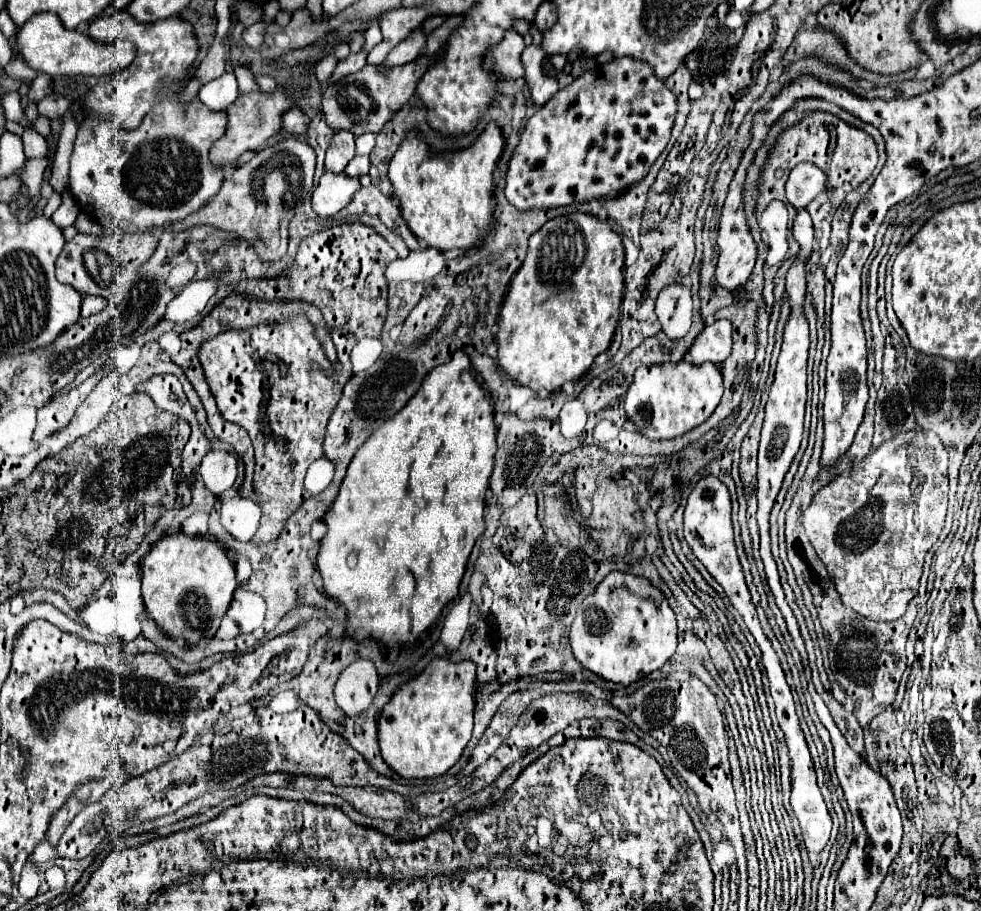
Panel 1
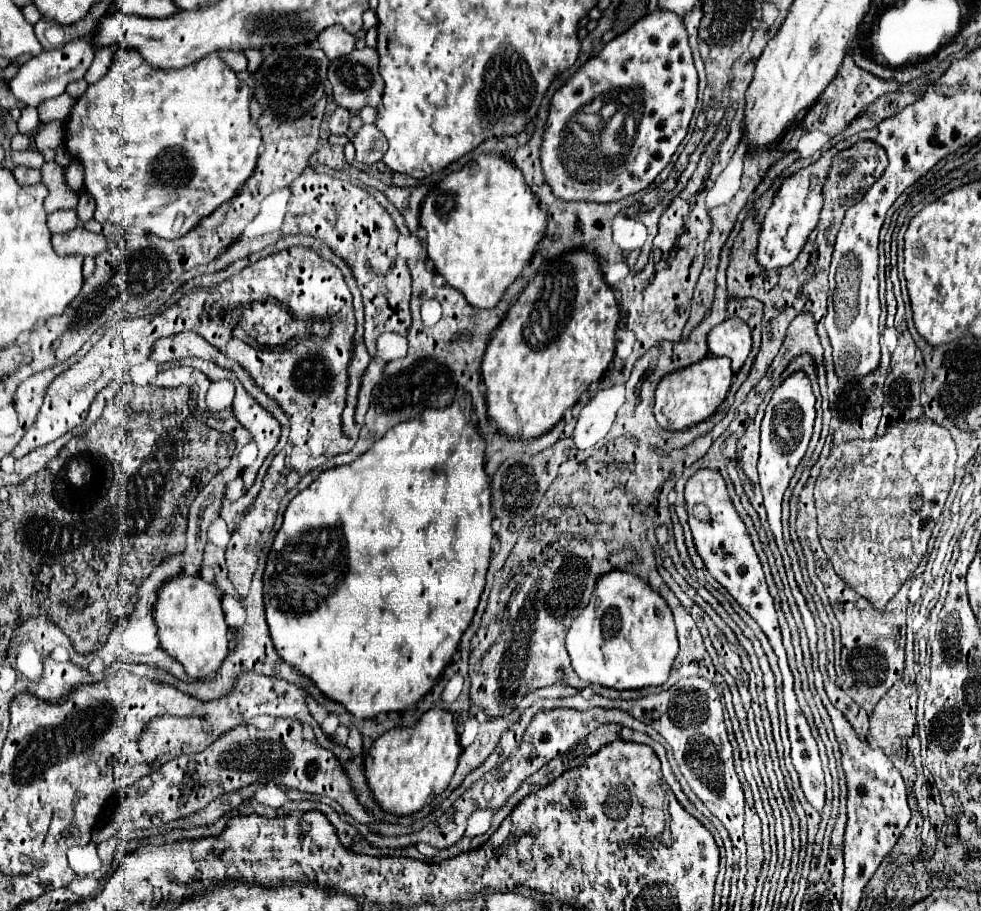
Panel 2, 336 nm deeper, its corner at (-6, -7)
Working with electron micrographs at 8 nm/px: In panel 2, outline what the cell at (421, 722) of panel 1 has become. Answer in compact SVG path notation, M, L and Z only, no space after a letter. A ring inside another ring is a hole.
M433 706L419 716L415 726L395 728L381 734L365 756L365 774L369 788L383 810L397 816L409 816L427 806L449 786L459 756L461 744L453 714Z

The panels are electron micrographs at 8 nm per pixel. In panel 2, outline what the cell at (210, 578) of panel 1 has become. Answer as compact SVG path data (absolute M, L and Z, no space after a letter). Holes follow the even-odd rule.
M179 574L161 586L153 608L153 618L159 630L161 648L185 666L185 672L195 680L209 680L217 674L219 664L227 656L229 638L225 614L221 608L221 592L215 584L205 582L199 574Z

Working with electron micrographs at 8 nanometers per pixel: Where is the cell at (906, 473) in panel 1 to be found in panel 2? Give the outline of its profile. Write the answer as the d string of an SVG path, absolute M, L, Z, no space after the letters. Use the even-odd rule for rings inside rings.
M921 418L893 426L883 438L855 440L833 448L825 460L815 484L821 546L837 576L857 594L867 598L877 610L883 610L899 588L913 578L919 562L923 560L933 526L941 516L953 484L955 458L957 452L951 434L943 426Z

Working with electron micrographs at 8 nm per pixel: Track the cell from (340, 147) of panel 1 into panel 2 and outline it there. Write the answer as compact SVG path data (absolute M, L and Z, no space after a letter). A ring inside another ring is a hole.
M337 108L337 110L331 114L329 130L331 130L333 136L343 136L343 134L347 134L347 128L349 128L349 116L351 116L351 112L345 110L345 108Z

